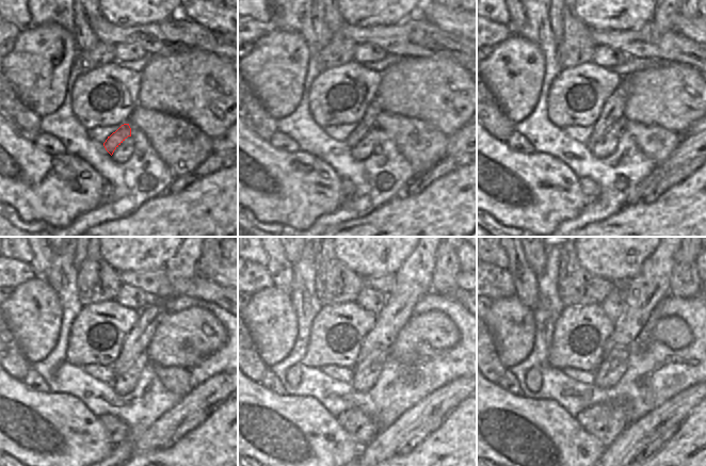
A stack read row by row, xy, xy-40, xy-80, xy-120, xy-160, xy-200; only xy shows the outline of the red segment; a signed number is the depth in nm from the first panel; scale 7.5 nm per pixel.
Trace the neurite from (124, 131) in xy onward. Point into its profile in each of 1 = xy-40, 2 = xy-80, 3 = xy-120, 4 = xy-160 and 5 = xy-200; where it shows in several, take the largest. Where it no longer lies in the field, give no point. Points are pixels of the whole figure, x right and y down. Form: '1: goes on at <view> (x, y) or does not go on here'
1: goes on at xy-40 (369, 119)
2: goes on at xy-80 (612, 111)
3: goes on at xy-120 (137, 341)
4: goes on at xy-160 (414, 279)
5: goes on at xy-200 (653, 283)

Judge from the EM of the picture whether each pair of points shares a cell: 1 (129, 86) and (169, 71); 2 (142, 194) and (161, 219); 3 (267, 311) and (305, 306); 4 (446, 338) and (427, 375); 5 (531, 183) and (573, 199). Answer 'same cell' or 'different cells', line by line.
1: different cells
2: different cells
3: different cells
4: different cells
5: same cell

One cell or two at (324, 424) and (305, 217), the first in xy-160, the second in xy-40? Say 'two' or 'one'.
one

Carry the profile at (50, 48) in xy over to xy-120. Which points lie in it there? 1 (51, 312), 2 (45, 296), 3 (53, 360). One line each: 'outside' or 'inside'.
1: inside
2: inside
3: outside

